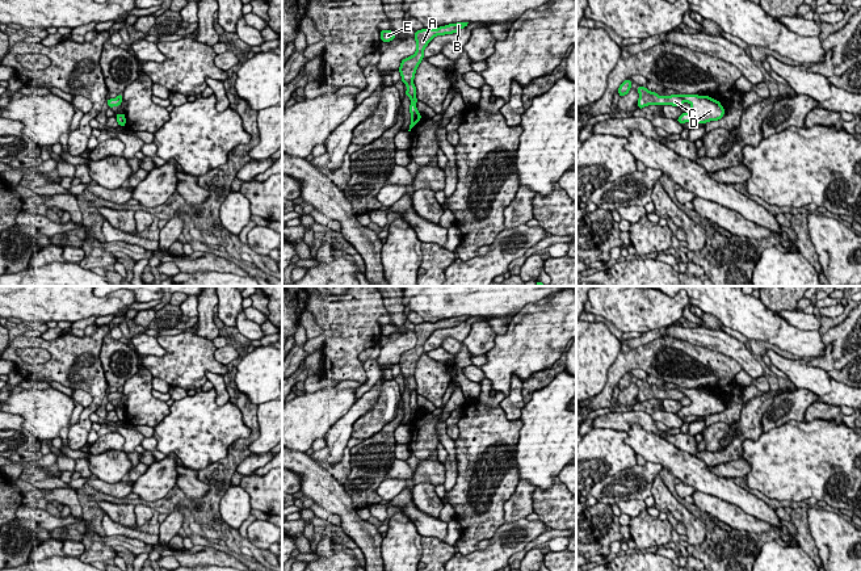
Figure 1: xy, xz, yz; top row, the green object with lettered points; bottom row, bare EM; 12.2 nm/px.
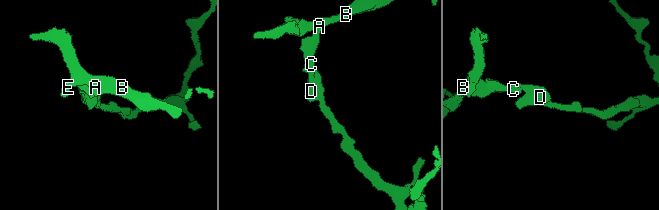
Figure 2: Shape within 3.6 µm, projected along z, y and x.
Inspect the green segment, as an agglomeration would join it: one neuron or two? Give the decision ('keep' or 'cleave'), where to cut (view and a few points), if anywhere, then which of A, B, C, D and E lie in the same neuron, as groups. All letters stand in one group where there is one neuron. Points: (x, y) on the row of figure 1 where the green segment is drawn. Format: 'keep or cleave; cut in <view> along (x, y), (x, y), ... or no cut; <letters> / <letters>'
cleave; cut in yz along (679, 95), (685, 100); A B C E / D

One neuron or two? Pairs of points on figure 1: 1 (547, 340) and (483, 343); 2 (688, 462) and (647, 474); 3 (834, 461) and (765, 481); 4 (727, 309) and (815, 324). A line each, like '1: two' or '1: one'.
1: two
2: two
3: one
4: two

